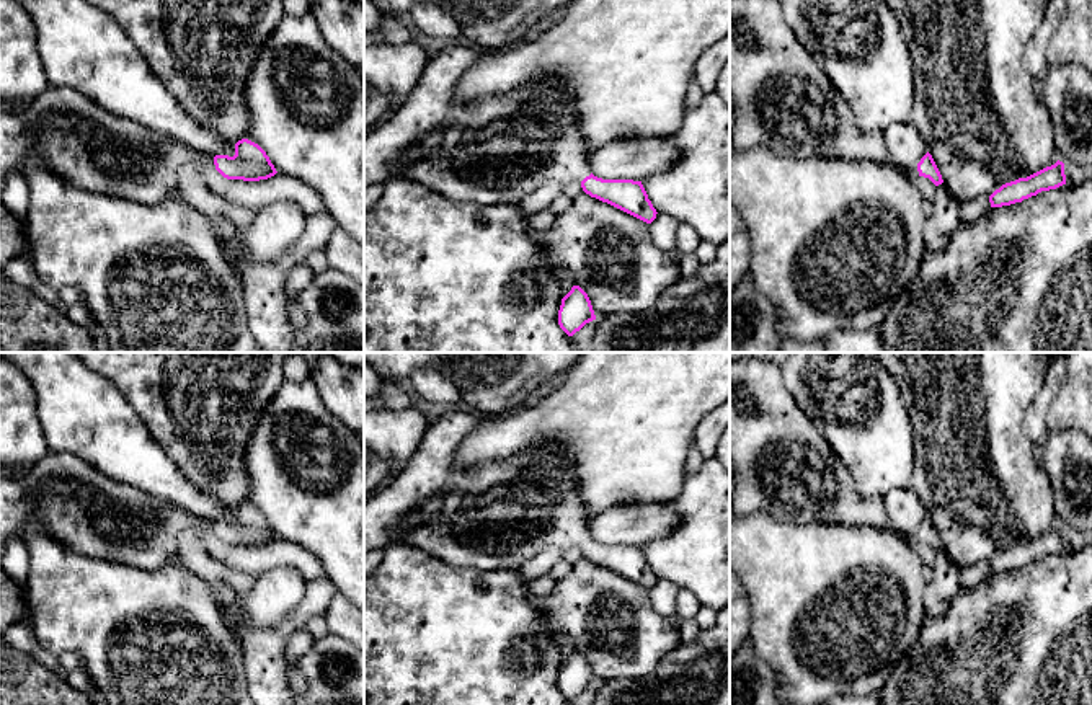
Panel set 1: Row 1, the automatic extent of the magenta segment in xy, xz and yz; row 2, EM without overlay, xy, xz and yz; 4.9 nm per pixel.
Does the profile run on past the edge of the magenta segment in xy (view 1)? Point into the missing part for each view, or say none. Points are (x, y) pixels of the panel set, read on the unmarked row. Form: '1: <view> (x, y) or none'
1: xy (100, 518)

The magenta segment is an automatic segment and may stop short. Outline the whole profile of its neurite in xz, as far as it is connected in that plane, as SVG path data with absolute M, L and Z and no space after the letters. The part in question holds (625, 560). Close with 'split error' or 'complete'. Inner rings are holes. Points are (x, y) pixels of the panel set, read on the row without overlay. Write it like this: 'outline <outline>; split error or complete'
outline M451 411L437 418L434 423L429 424L424 439L410 460L410 463L392 480L392 483L375 491L367 498L364 503L364 555L374 550L385 550L393 543L408 543L419 550L424 550L431 553L433 556L452 565L452 566L470 566L475 570L517 570L521 565L524 565L527 560L539 555L547 547L558 547L562 550L579 547L581 553L586 560L591 563L596 563L602 568L607 568L646 589L651 589L656 584L656 574L653 573L651 566L648 565L648 560L641 550L641 547L633 545L602 545L594 542L589 537L588 530L588 516L583 496L578 490L578 481L575 478L575 467L573 462L563 454L562 446L557 442L535 442L521 452L514 454L509 459L503 459L498 462L485 462L482 465L472 467L472 468L462 468L455 460L455 452L462 442L462 439L470 434L488 415L473 411L473 413L462 413L462 411Z; split error

